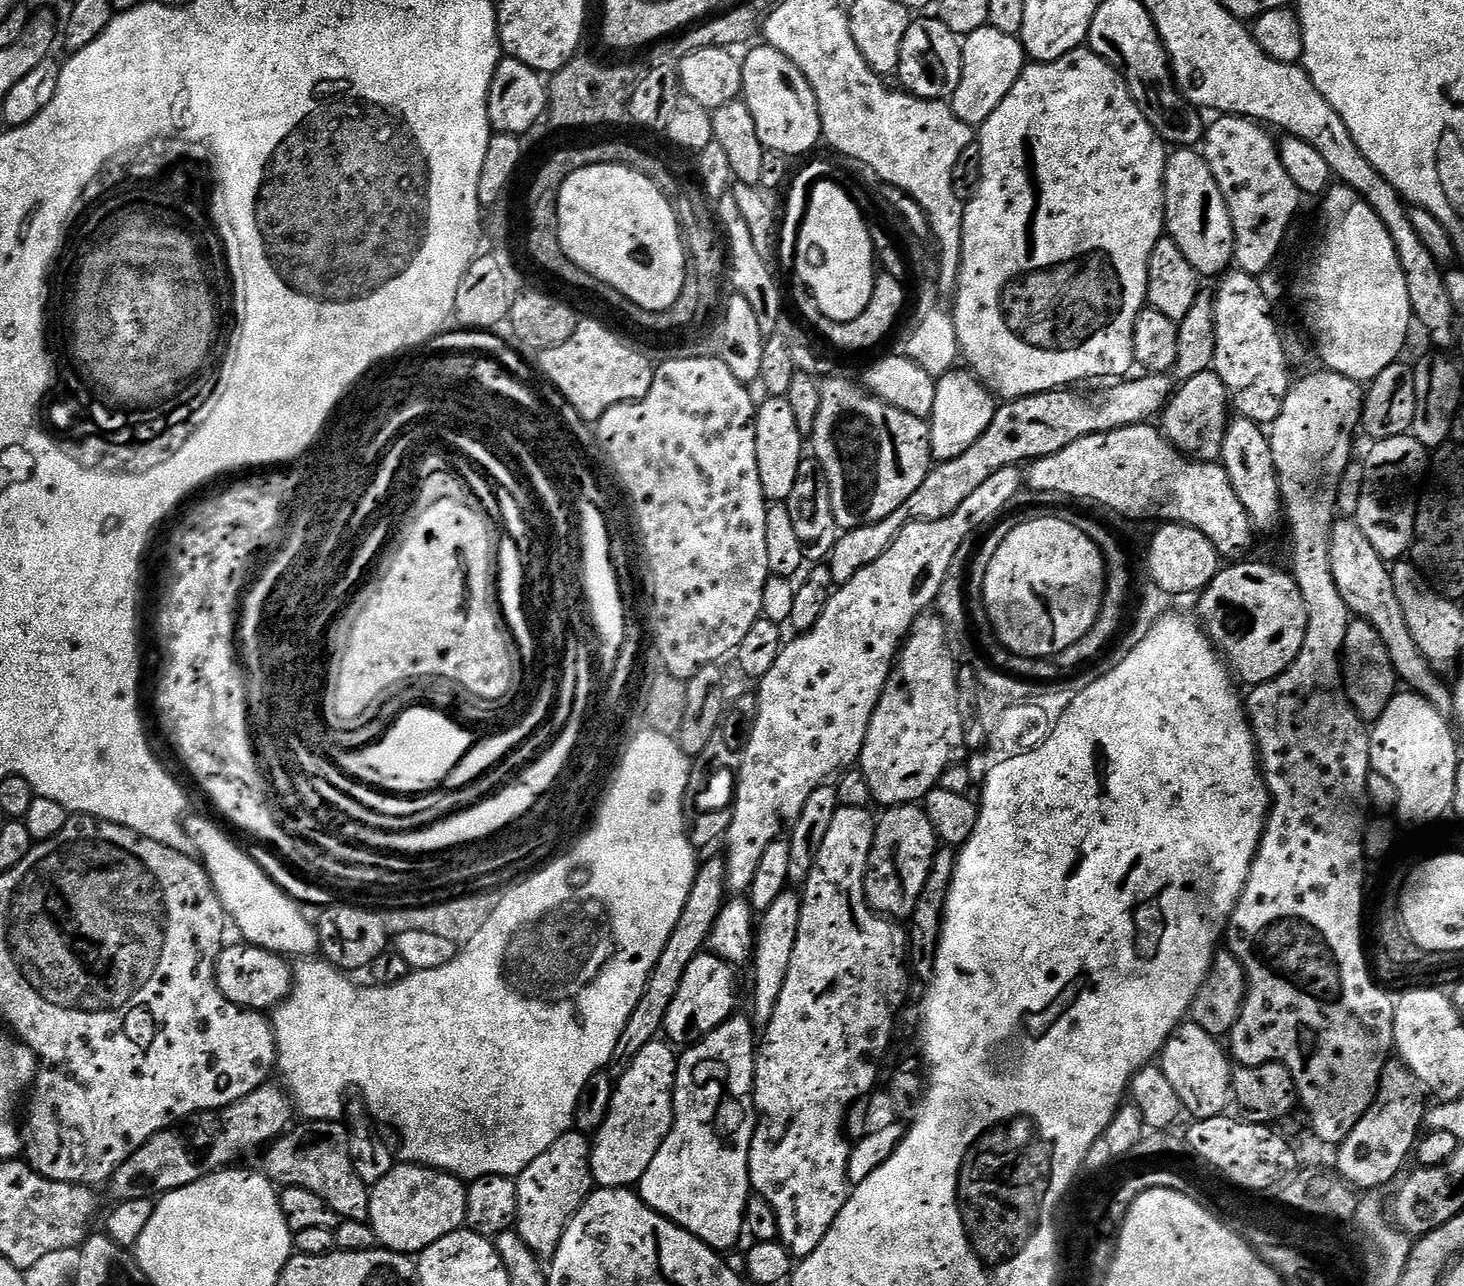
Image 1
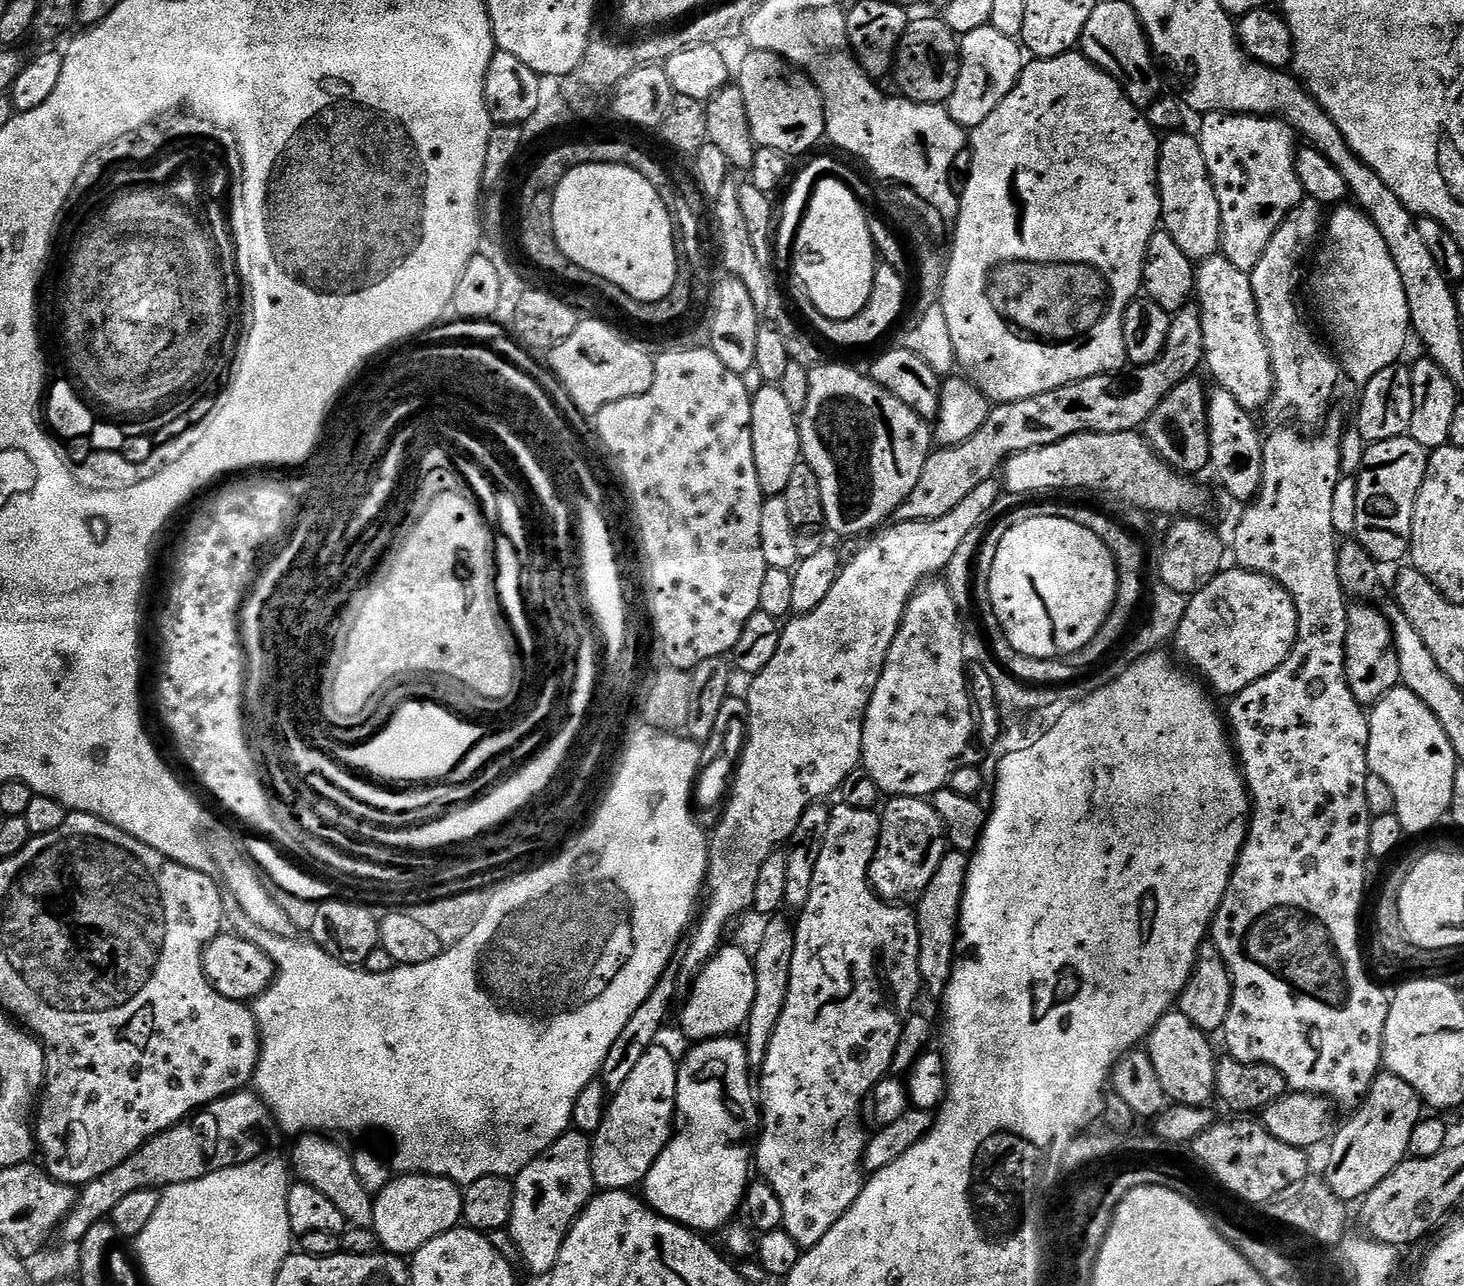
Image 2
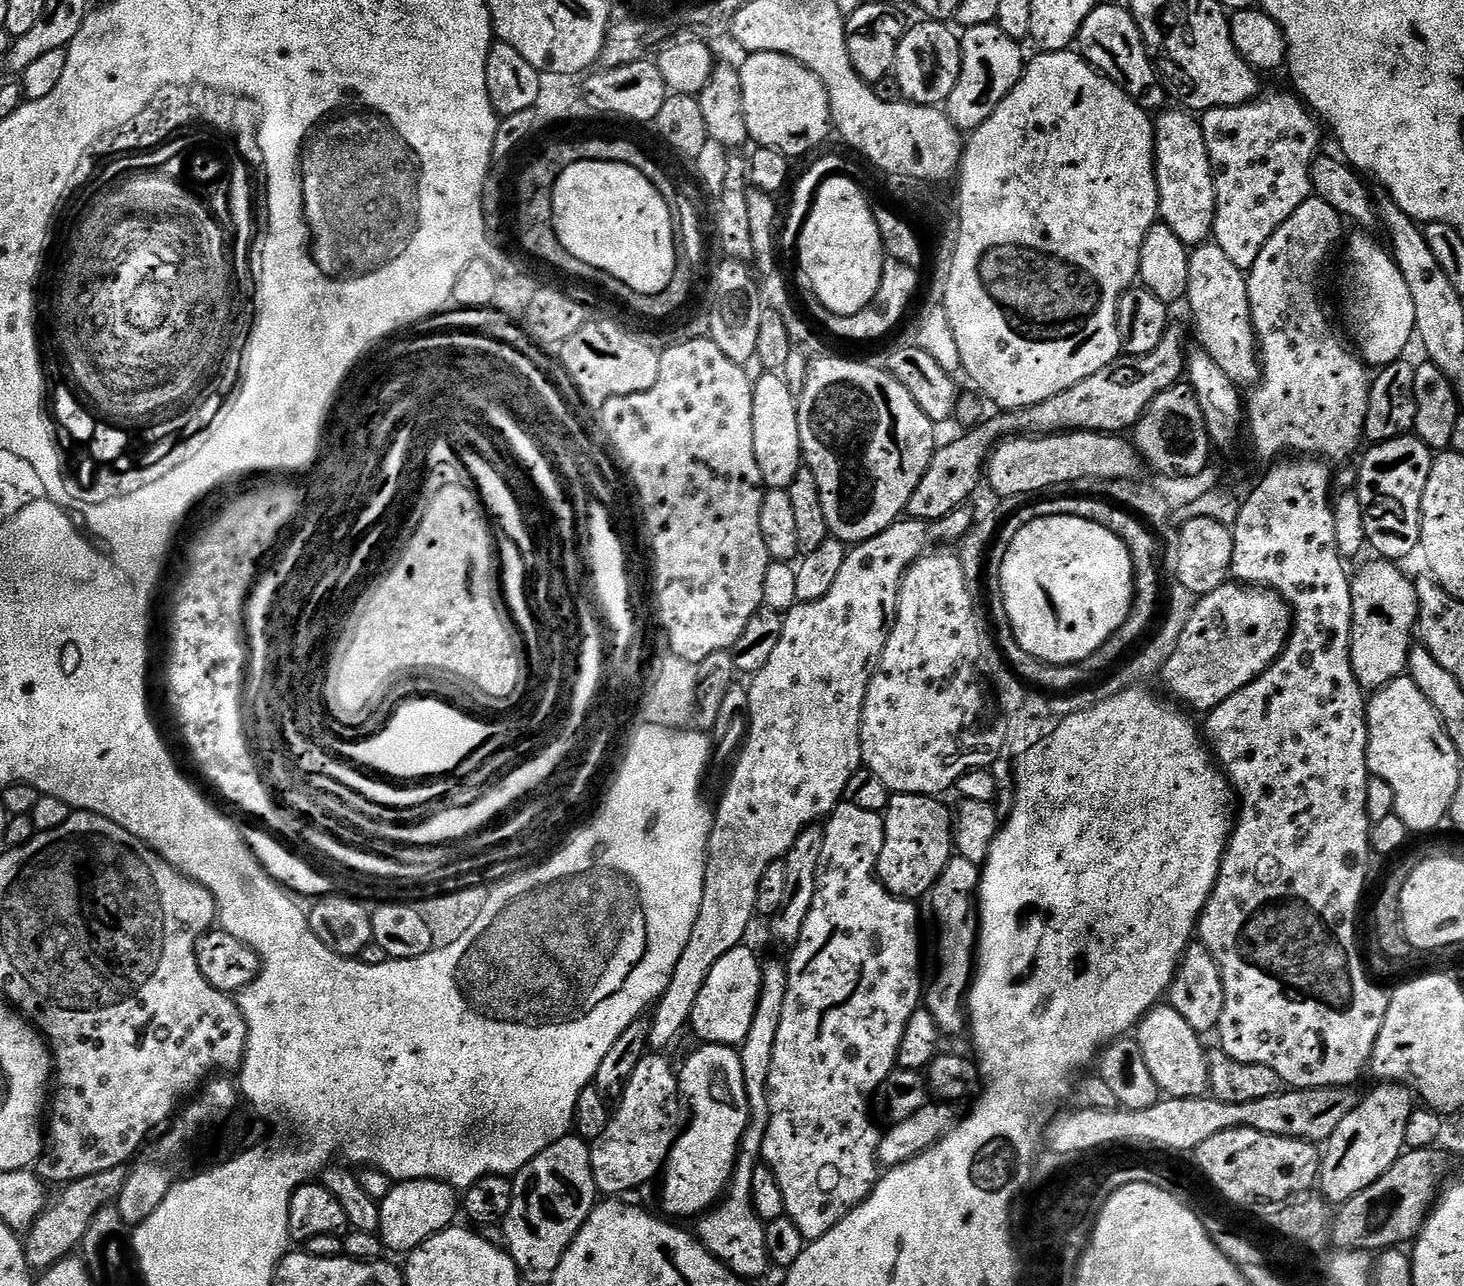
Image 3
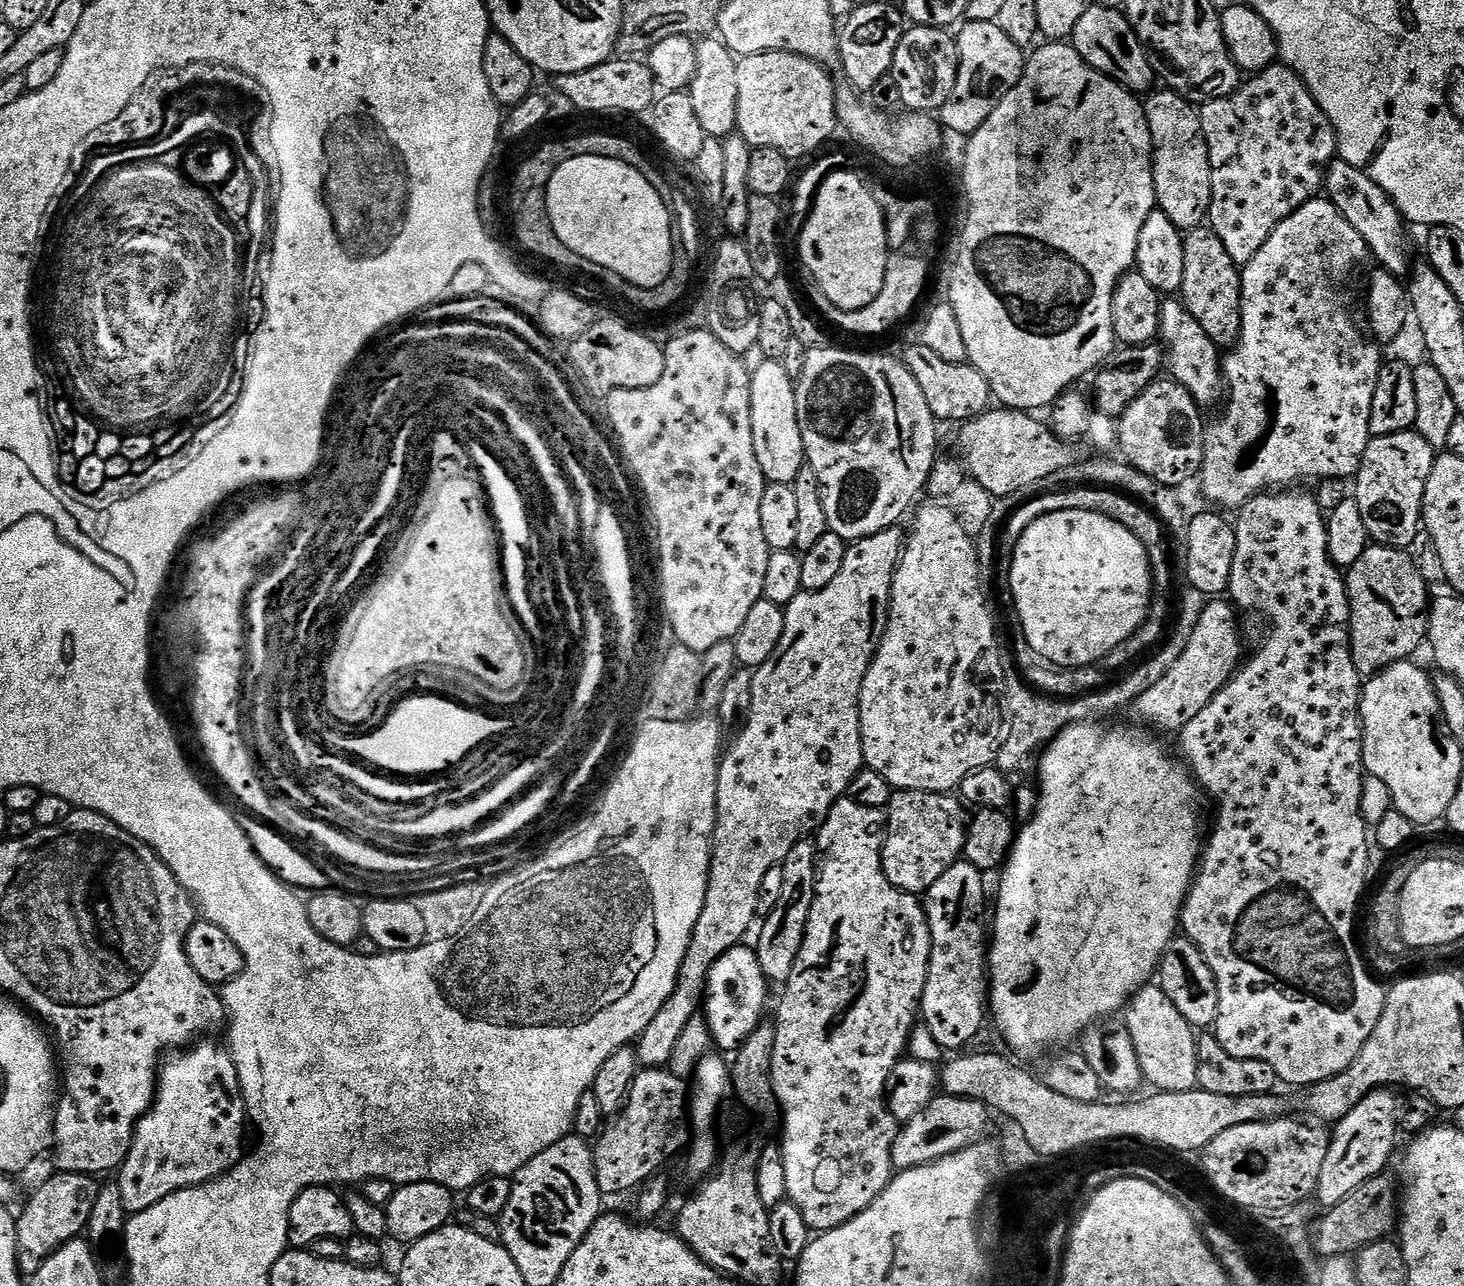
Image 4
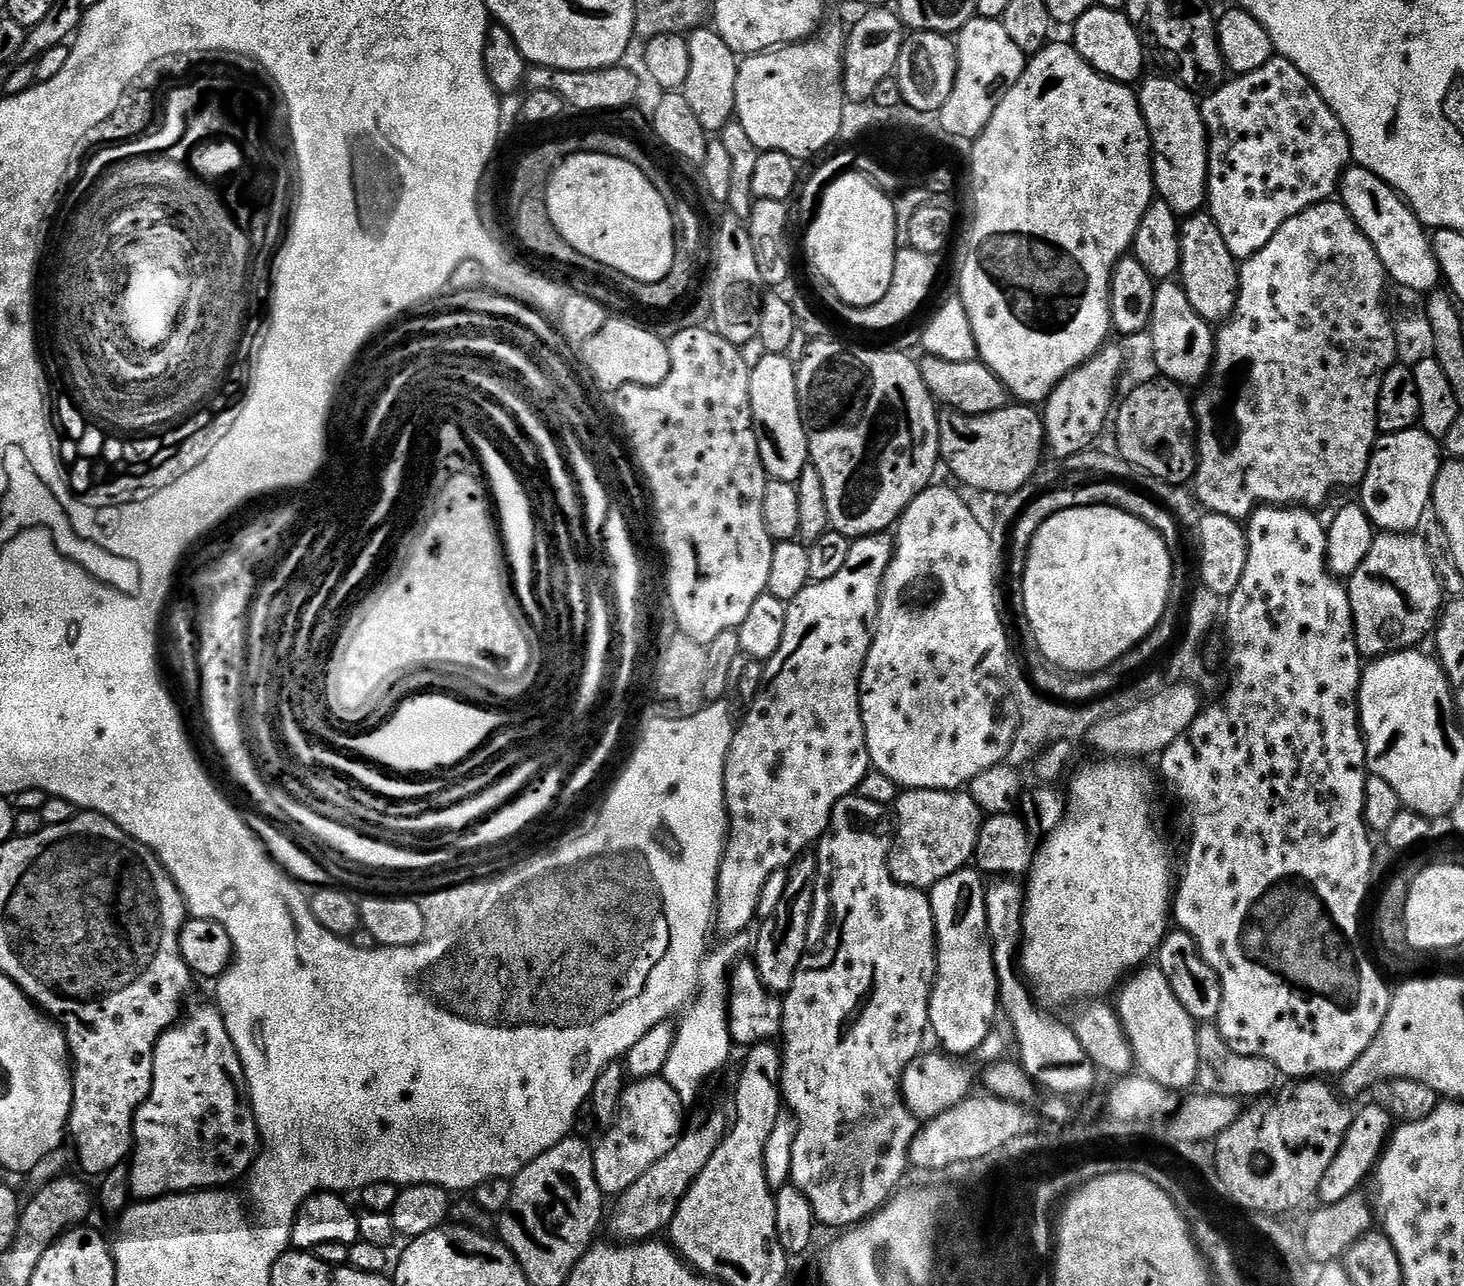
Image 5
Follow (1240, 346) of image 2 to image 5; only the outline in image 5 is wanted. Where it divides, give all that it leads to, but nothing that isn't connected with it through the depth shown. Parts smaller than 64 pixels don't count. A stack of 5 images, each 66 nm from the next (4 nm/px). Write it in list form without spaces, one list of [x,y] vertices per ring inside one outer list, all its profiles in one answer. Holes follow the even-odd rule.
[[[1193,214],[1180,225],[1179,279],[1190,305],[1204,320],[1223,322],[1236,308],[1236,295],[1240,292],[1238,261],[1226,250],[1226,241],[1218,234],[1218,226],[1211,215]]]

